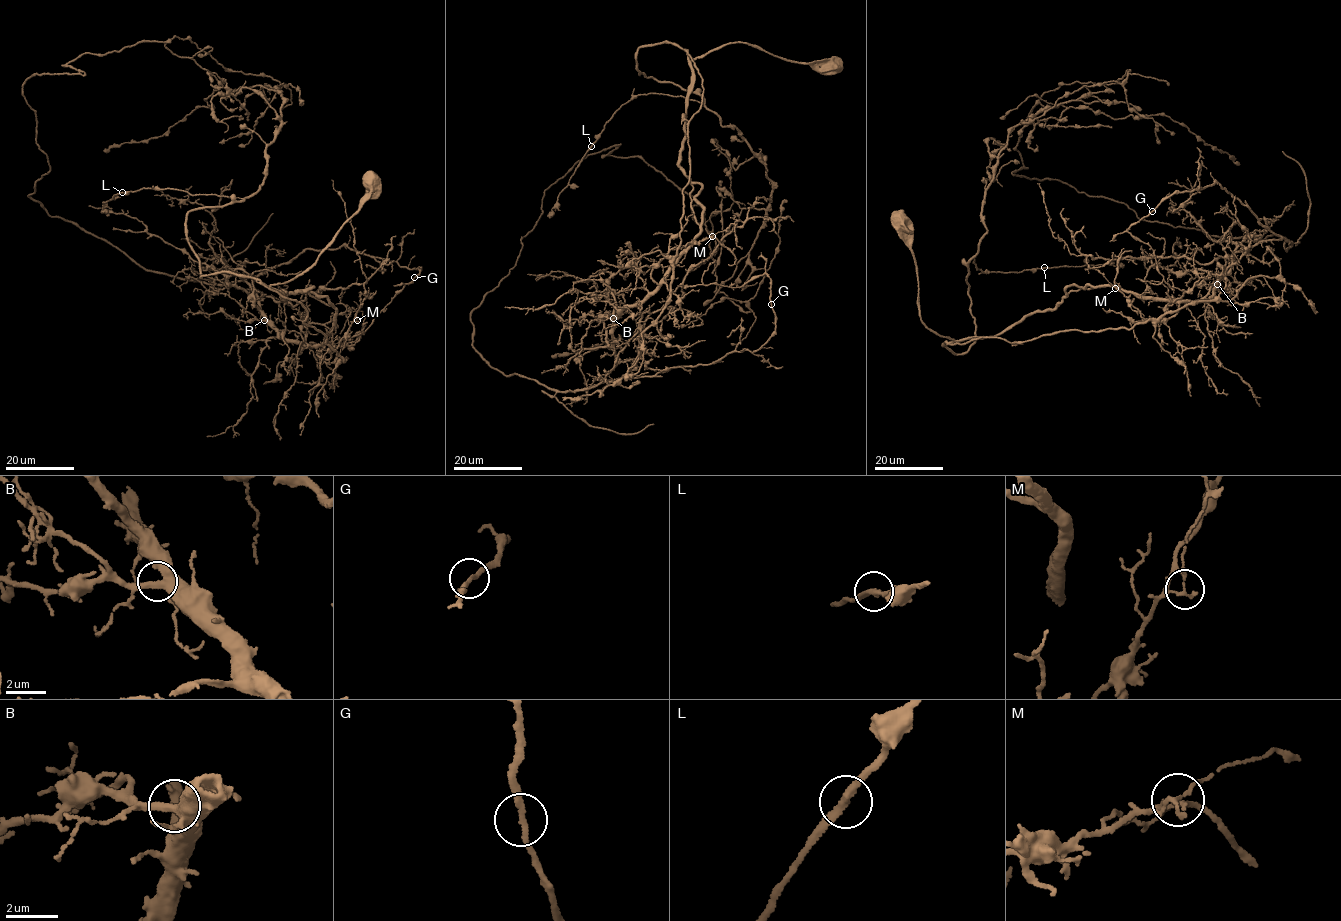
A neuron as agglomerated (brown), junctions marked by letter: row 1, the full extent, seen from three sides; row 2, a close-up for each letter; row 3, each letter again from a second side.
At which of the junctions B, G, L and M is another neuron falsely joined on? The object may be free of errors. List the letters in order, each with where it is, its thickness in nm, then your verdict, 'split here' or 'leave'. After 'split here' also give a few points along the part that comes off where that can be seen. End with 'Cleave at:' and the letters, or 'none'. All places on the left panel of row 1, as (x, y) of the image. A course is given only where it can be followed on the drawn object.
B: (264, 320) | 400 nm | leave
G: (414, 277) | 180 nm | leave
L: (122, 192) | 260 nm | leave
M: (357, 320) | 140 nm | split here | (356, 321), (365, 281), (184, 280), (28, 197), (26, 79), (167, 41), (212, 106), (103, 151)
Cleave at: M

